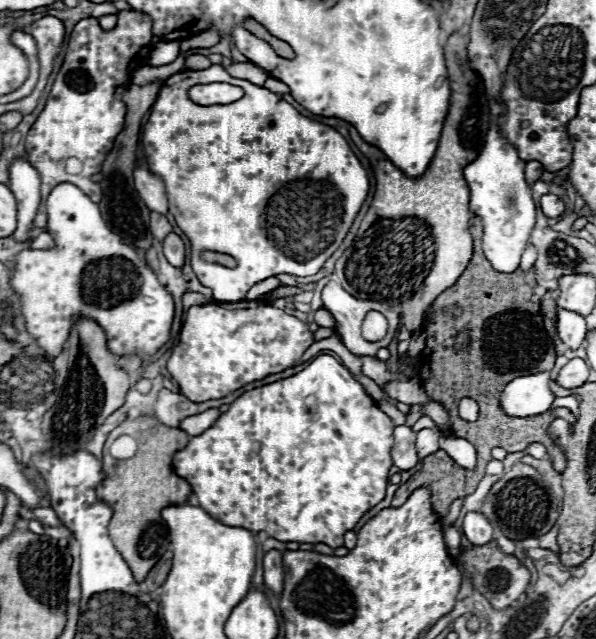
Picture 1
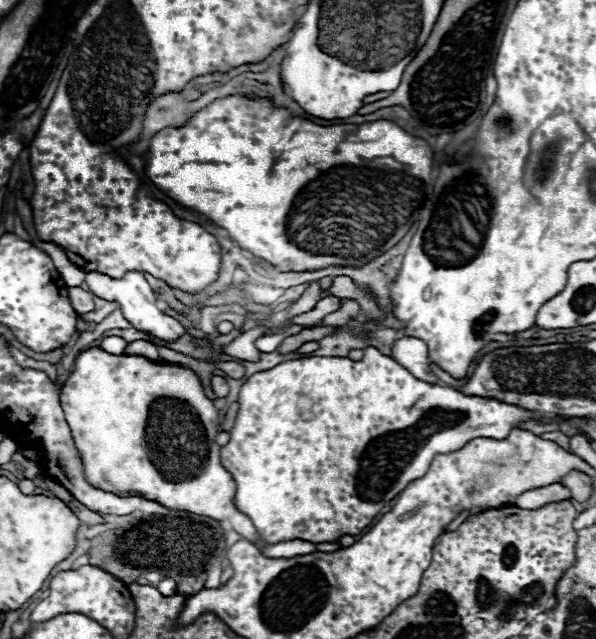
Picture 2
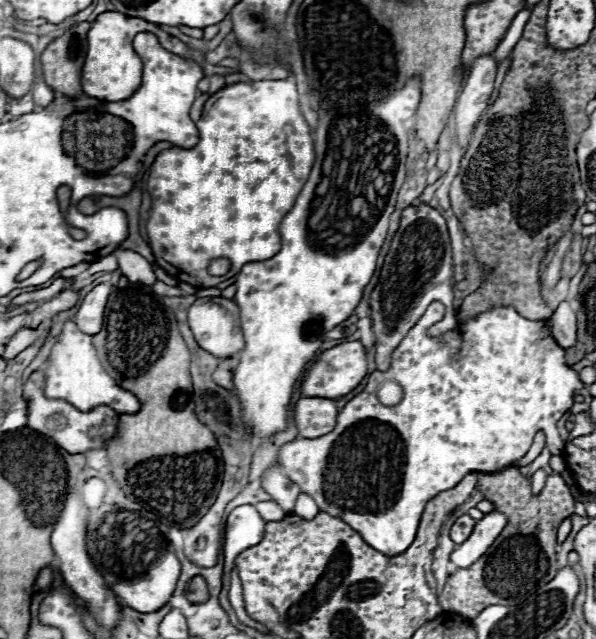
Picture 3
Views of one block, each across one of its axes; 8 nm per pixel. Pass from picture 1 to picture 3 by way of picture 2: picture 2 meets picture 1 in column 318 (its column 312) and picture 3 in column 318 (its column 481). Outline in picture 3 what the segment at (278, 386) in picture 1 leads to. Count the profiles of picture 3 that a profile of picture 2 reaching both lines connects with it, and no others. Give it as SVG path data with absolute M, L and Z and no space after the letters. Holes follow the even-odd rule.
M300 398L294 408L294 422L302 438L318 438L334 430L338 416L332 398Z

